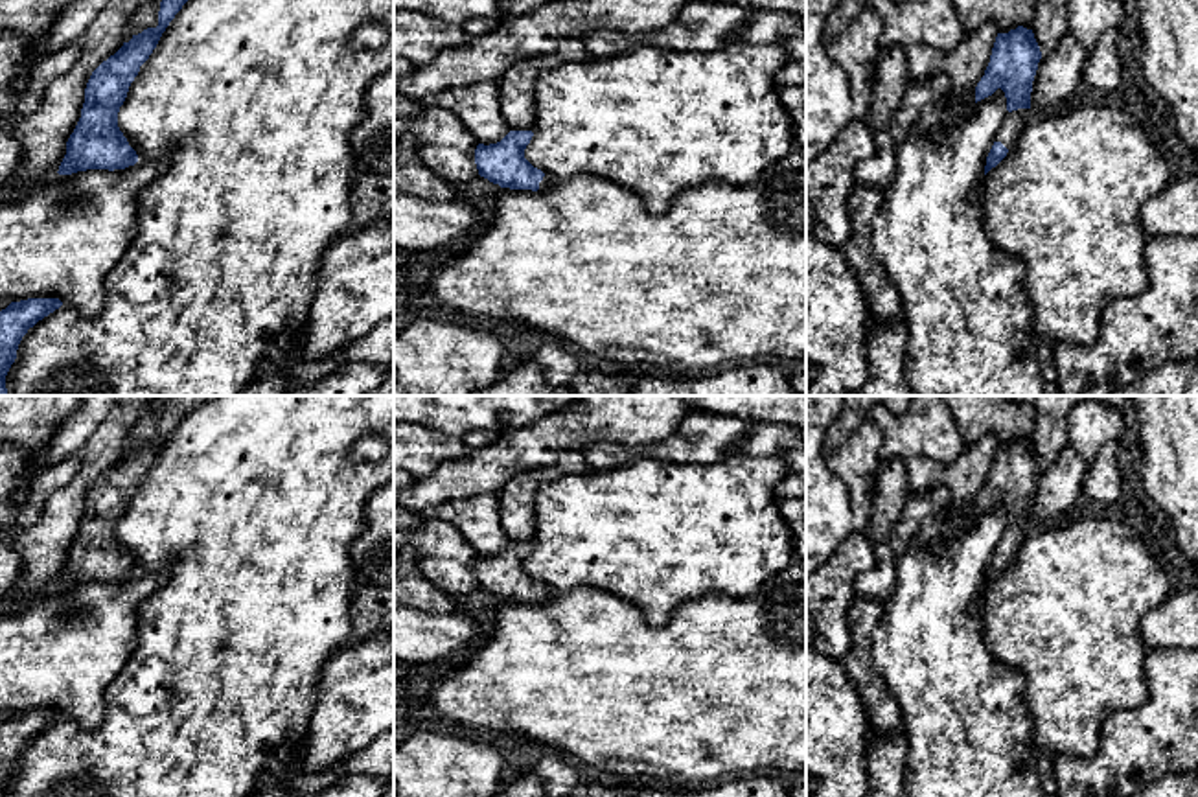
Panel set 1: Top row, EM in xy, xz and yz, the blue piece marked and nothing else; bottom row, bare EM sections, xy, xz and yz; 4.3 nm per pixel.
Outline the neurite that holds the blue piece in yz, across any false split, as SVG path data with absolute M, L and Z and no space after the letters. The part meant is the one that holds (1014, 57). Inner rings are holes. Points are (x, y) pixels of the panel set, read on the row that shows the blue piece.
M1018 26L1008 33L997 33L990 63L975 87L975 103L1001 88L1008 112L986 156L985 175L1007 156L1025 123L1032 118L1031 92L1040 59L1042 52L1032 29Z

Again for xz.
M510 131L497 144L478 144L475 149L475 164L478 175L501 188L510 190L550 190L556 179L524 158L532 131Z

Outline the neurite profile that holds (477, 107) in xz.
M493 83L449 88L445 94L429 98L427 103L451 110L478 144L497 144L510 133L501 110L501 94Z

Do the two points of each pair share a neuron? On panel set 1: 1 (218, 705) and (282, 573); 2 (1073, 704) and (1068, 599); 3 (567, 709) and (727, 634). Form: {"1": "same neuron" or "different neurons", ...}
{"1": "same neuron", "2": "same neuron", "3": "same neuron"}

